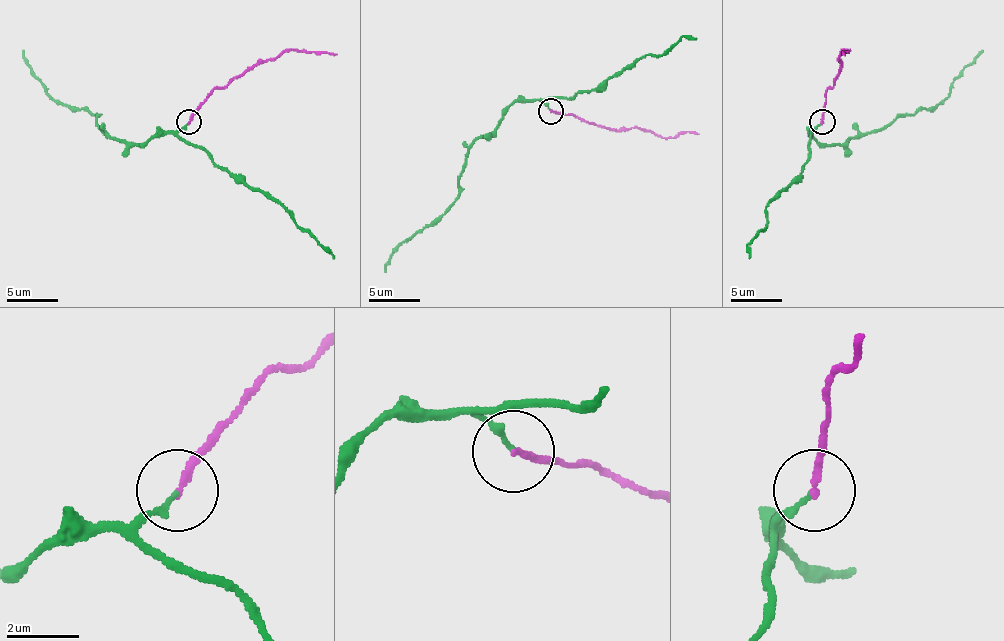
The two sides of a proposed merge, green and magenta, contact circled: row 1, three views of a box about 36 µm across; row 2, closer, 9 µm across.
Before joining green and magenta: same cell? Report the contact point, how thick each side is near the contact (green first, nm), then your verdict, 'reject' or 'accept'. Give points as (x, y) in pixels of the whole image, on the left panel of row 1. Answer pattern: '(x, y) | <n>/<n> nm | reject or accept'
(188, 122) | 150/180 nm | reject

